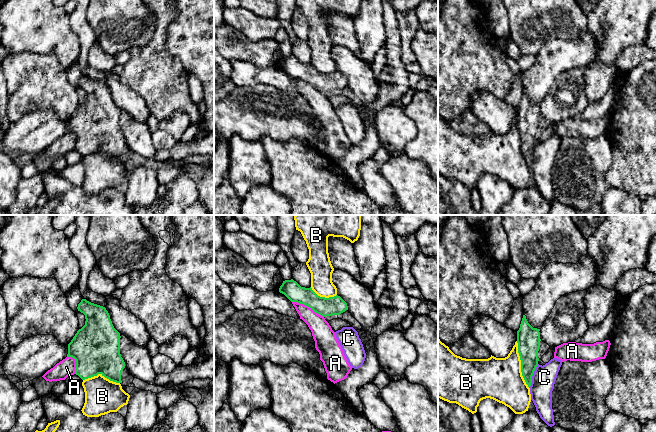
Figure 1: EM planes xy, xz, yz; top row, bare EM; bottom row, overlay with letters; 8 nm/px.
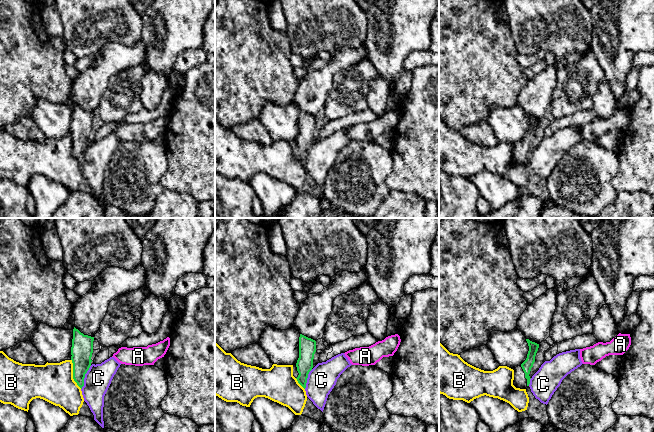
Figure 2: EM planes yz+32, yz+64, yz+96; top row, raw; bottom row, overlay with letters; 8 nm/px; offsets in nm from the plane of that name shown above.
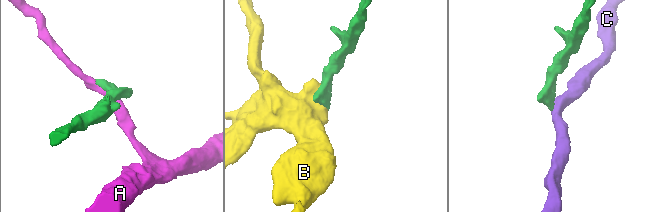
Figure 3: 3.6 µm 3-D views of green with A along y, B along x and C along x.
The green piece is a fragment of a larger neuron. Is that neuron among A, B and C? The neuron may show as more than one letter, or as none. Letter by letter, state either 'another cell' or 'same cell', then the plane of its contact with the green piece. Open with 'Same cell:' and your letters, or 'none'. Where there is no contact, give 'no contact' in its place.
Same cell: none
A: another cell | xz
B: another cell | yz
C: another cell | yz

